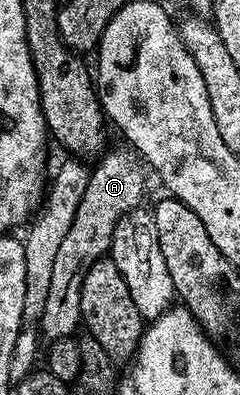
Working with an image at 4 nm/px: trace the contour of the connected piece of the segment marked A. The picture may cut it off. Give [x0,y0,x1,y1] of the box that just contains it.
[38,147,145,341]

